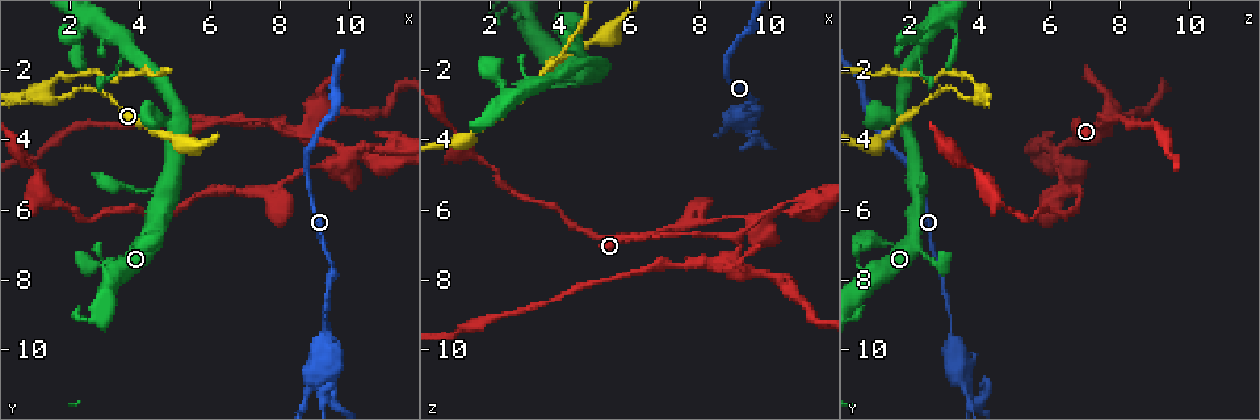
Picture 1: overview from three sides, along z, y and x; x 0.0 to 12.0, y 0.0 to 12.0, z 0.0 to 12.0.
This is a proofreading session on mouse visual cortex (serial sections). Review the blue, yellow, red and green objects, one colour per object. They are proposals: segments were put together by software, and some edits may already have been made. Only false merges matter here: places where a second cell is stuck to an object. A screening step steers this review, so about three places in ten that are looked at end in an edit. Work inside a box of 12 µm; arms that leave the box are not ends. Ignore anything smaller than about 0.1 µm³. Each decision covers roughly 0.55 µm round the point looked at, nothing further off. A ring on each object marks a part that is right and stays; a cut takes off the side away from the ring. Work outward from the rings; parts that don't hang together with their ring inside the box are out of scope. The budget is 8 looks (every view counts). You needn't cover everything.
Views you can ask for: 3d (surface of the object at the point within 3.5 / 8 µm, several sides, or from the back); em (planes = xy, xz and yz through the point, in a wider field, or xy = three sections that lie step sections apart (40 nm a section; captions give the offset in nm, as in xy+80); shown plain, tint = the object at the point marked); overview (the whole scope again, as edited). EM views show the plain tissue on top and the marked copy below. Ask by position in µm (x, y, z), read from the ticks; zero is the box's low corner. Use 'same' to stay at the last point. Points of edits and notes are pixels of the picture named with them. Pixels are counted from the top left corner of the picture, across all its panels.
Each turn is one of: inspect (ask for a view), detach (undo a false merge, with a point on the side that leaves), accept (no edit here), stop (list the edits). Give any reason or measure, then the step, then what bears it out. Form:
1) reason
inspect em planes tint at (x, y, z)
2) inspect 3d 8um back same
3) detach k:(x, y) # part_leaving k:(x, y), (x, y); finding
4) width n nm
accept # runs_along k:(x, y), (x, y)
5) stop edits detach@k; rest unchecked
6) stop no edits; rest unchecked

two arms in line, one across
inspect 3d 3.5um at (9.1, 10.5, 3.4)

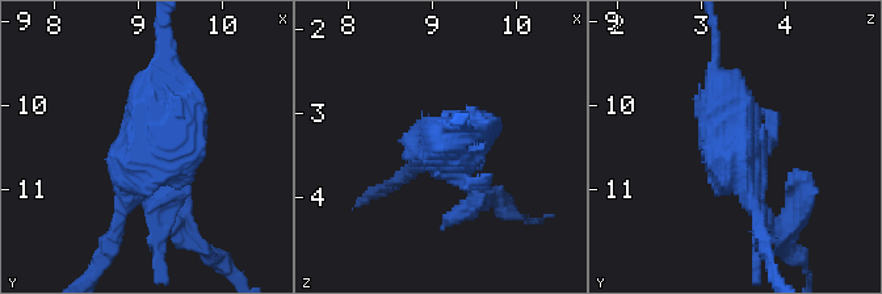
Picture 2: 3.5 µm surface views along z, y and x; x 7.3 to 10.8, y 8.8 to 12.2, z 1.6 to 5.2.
shape alone is not enough
inspect em xy step 5 tint at (9.00, 10.55, 3.35)

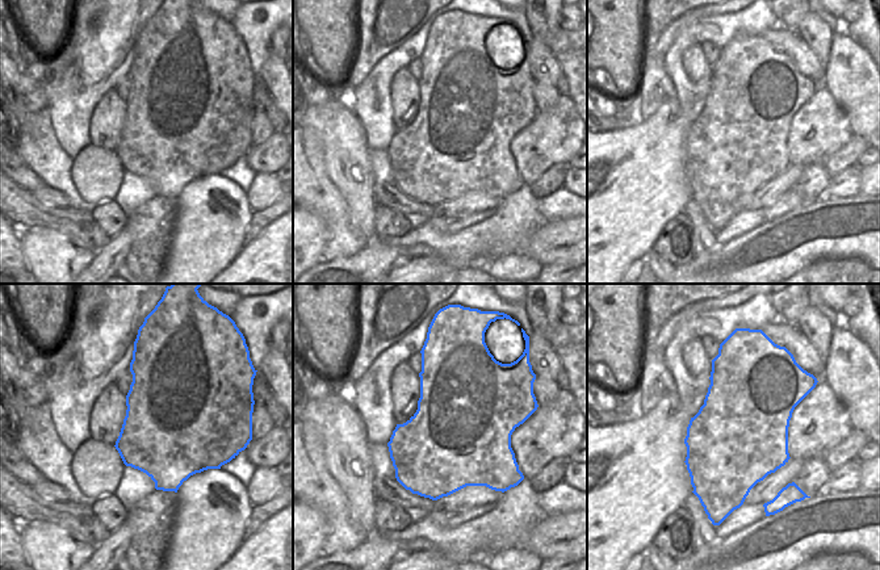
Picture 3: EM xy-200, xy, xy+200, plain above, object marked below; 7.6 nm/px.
detach 2:(799, 179) # two cells meet here

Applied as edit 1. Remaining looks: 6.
side arm on a straight run
inspect 3d 8um at (9.1, 4.0, 6.7)

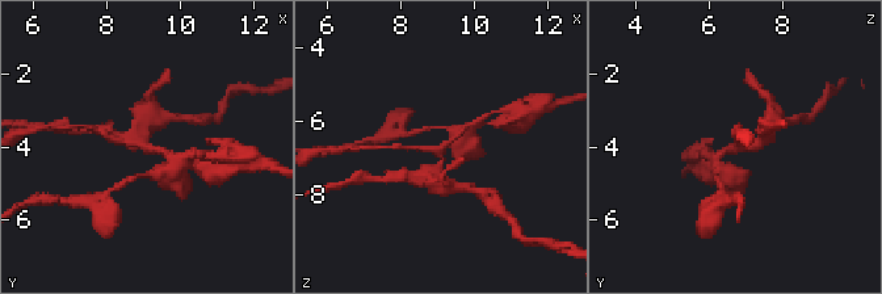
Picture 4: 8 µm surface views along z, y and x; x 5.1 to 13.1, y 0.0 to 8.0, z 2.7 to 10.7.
arms 3; arm_widths 150, 150, 300 nm; now the EM
inspect em xy step 5 tint at (9.0, 4.1, 6.8)

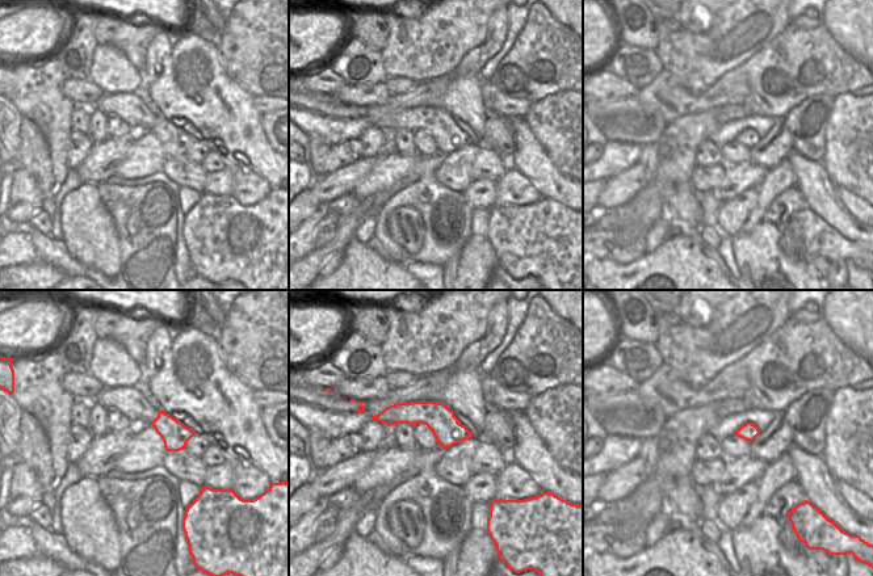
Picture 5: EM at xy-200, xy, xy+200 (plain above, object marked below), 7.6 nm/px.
detach 4:(424, 176) # part_leaving 4:(755, 147), (776, 117); two cells meet here

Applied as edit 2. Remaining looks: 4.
a fork
inspect 3d 3.5um at (1.3, 2.8, 4.1)

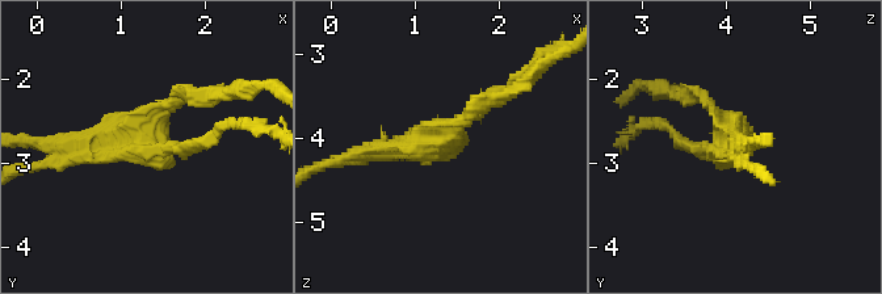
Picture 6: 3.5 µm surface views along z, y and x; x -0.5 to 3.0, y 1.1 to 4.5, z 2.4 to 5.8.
arms 3; arm_widths 150, 150, 200 nm
inspect em planes tint at (1.25, 2.70, 4.00)

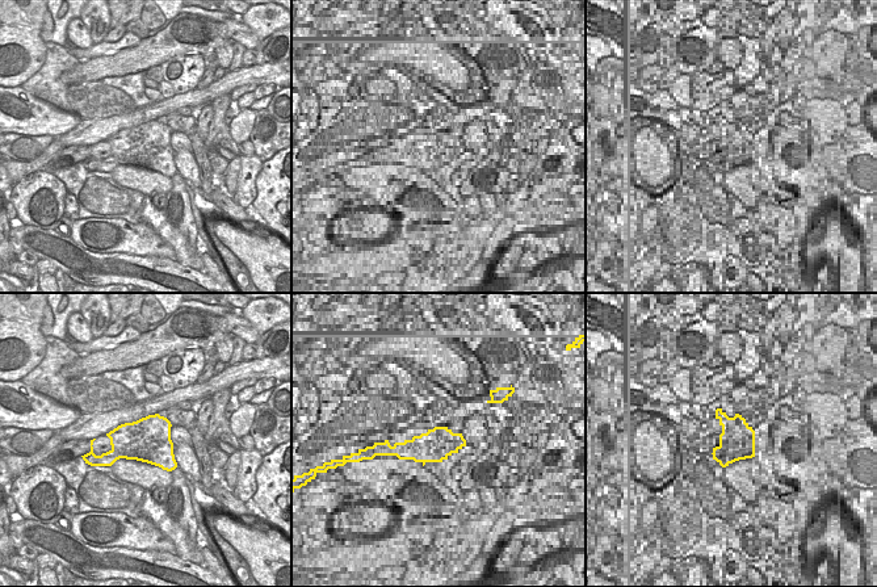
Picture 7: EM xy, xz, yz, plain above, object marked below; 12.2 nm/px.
width 550 nm
detach 6:(175, 101) # border 7:(112, 449), (120, 457); a second cell is stuck on

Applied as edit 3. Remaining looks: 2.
stop edits detach@2, detach@4, detach@6; rest unchecked

